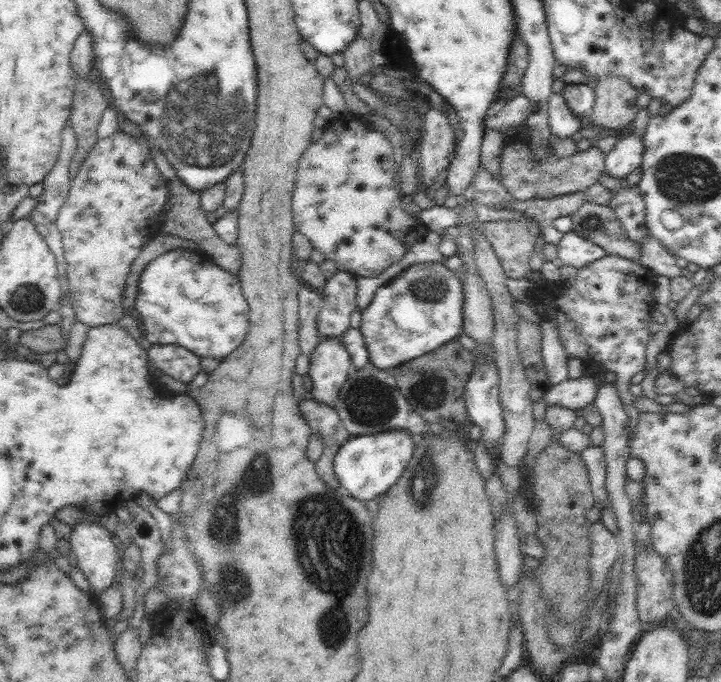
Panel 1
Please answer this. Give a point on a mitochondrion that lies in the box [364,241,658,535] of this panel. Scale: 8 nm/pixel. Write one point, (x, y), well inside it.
(433, 388)

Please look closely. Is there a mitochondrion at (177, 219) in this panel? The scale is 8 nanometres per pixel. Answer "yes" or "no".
yes

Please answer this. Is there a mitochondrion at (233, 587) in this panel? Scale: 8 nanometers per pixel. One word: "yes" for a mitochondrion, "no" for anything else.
yes

